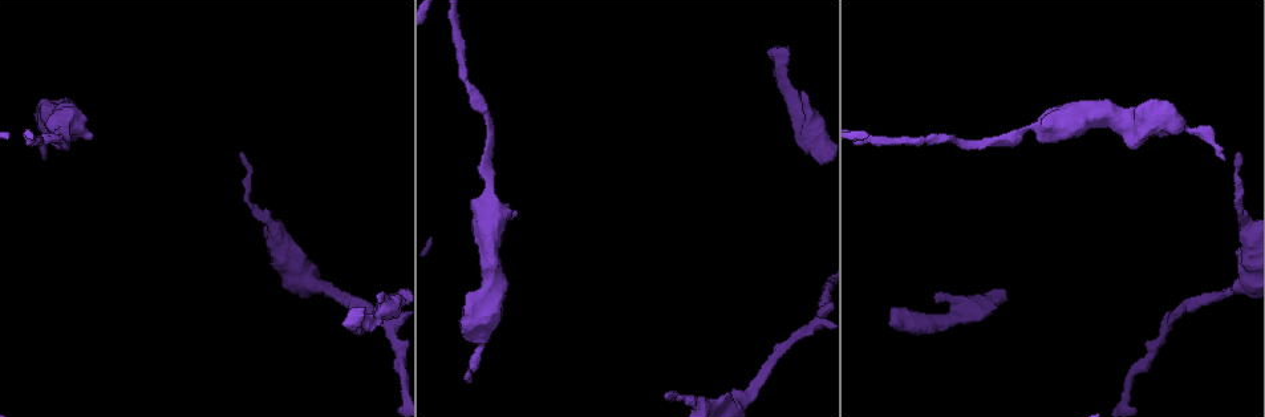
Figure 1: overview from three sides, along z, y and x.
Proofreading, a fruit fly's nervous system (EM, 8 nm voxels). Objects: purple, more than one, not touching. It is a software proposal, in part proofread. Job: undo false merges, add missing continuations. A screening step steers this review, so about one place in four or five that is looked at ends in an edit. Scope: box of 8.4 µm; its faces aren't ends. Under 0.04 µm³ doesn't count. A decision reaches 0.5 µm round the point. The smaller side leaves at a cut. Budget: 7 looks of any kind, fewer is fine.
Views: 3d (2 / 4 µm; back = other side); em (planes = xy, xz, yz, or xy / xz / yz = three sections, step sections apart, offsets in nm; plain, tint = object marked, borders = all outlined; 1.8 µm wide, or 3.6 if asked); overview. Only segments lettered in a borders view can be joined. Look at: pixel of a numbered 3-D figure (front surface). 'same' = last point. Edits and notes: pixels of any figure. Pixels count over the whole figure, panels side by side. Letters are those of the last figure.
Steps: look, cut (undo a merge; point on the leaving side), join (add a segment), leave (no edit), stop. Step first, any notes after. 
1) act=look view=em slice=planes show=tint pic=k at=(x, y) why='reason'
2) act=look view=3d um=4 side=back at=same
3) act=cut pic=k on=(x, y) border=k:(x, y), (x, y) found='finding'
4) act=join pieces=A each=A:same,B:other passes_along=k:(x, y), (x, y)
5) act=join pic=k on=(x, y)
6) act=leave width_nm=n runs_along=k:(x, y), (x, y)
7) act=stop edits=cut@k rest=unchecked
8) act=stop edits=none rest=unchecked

act=look view=3d um=2 side=back pic=1 at=(470, 379) why='free end'

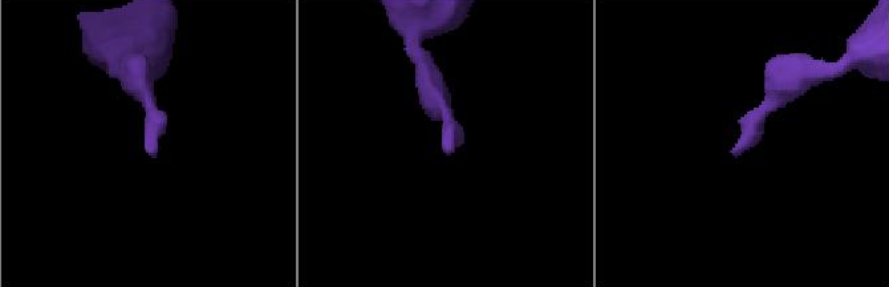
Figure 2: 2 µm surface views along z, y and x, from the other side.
act=look view=em slice=planes show=borders pic=2 at=(732, 153)

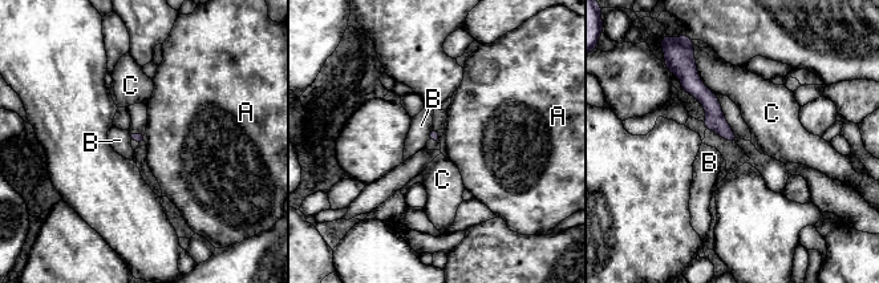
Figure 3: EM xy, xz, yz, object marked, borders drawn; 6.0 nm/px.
act=leave each=A:other,B:other,C:other found='none of them fits'

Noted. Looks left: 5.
act=look view=3d um=2 pic=1 at=(465, 81)

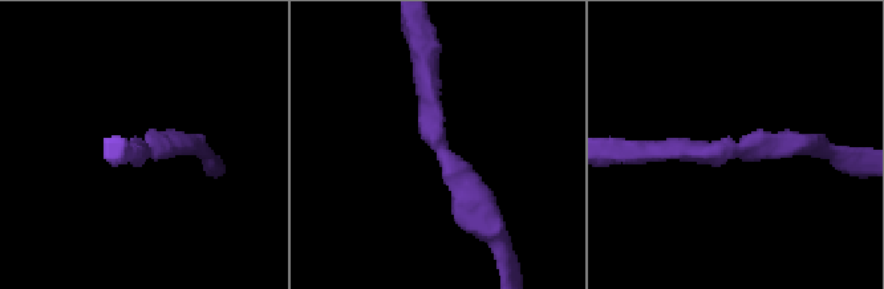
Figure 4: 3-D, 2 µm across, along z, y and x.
act=look view=em slice=xy step=8 show=tint pic=4 at=(435, 138)

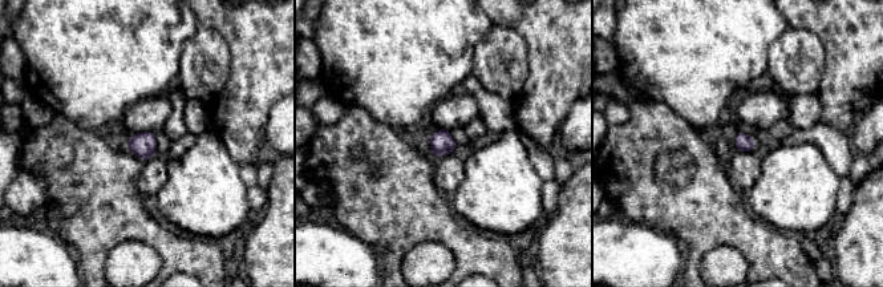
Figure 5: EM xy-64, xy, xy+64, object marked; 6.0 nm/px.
act=look view=em slice=planes show=borders at=same

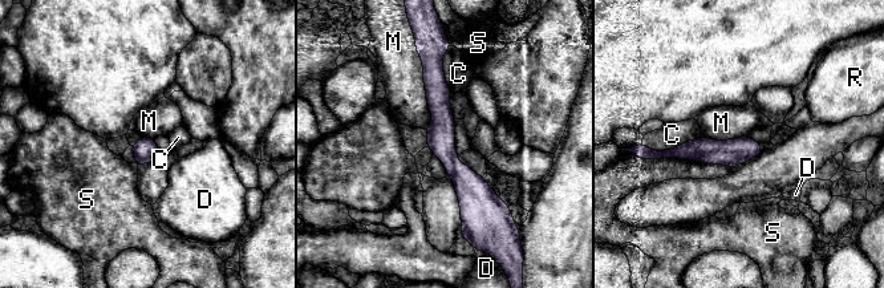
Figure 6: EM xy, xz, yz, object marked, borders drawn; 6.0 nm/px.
act=leave width_nm=140 each=C:other,D:other,M:other,R:other,S:other border=6:(421, 59), (432, 117), (426, 130) found='continuous, no second neuron'

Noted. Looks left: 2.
act=look view=em slice=planes show=borders pic=1 at=(783, 50) why='free end'

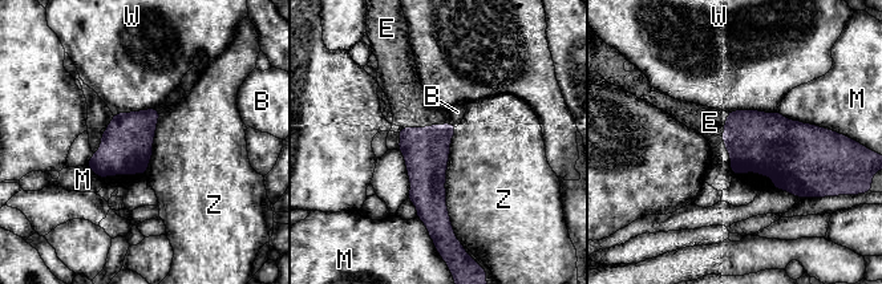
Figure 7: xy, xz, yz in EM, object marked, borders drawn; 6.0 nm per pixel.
act=join pieces=E width_nm=280 each=B:other,E:same,M:other,W:other,Z:other found='it goes on there'

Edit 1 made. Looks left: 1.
act=stop edits=join@7 rest=unchecked

